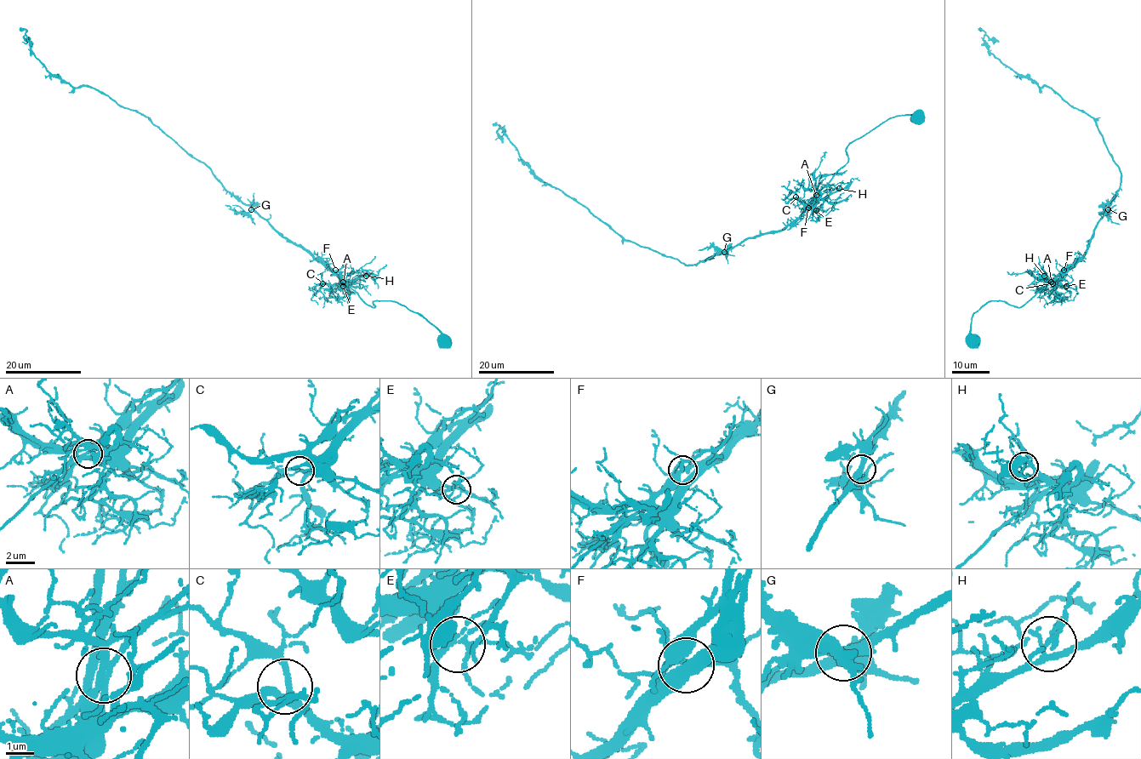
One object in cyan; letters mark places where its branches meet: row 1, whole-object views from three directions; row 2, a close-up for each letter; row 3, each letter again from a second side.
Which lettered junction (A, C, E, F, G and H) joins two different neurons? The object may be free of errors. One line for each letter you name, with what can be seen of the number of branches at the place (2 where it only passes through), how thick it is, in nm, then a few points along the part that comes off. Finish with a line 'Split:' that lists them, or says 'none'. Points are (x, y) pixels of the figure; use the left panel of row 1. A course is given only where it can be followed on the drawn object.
Split: none

